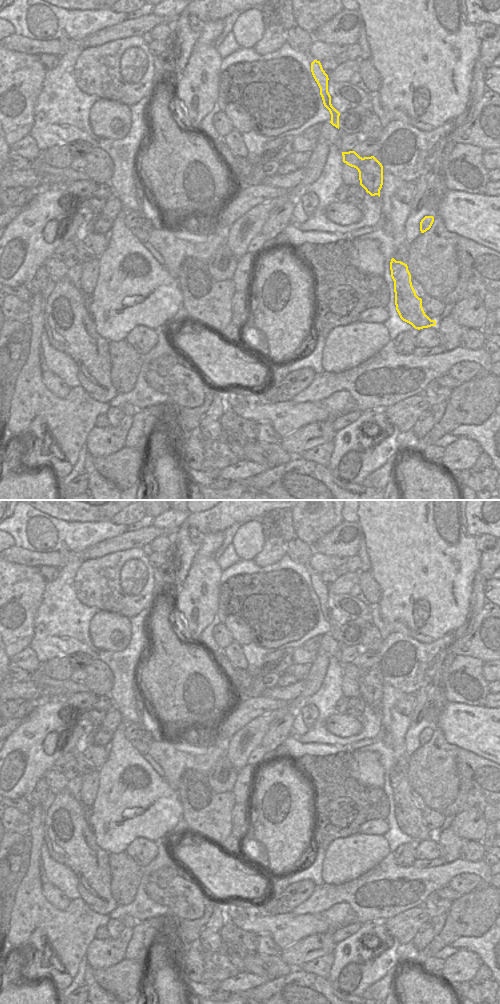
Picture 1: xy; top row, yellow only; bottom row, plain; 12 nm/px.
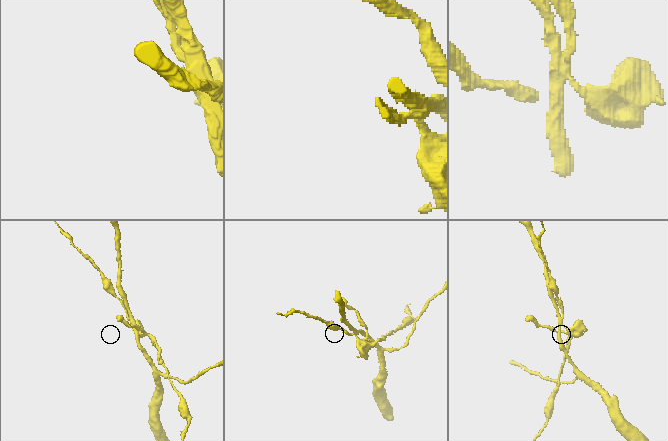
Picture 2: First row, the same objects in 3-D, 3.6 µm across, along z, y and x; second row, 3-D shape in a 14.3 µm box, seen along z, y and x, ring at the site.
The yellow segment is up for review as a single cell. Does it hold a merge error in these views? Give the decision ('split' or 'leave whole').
split

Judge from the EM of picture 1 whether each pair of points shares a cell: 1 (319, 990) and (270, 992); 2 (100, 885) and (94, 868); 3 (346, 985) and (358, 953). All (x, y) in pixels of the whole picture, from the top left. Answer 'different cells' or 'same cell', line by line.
1: same cell
2: same cell
3: same cell

